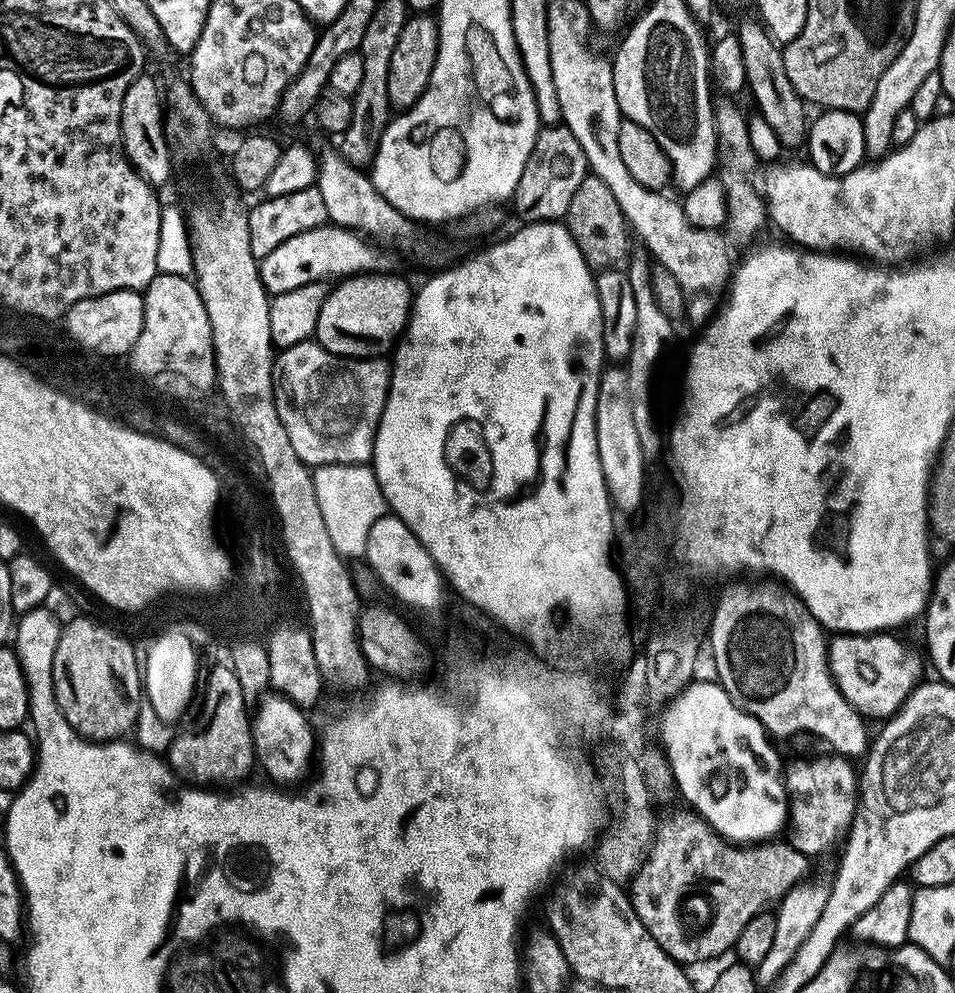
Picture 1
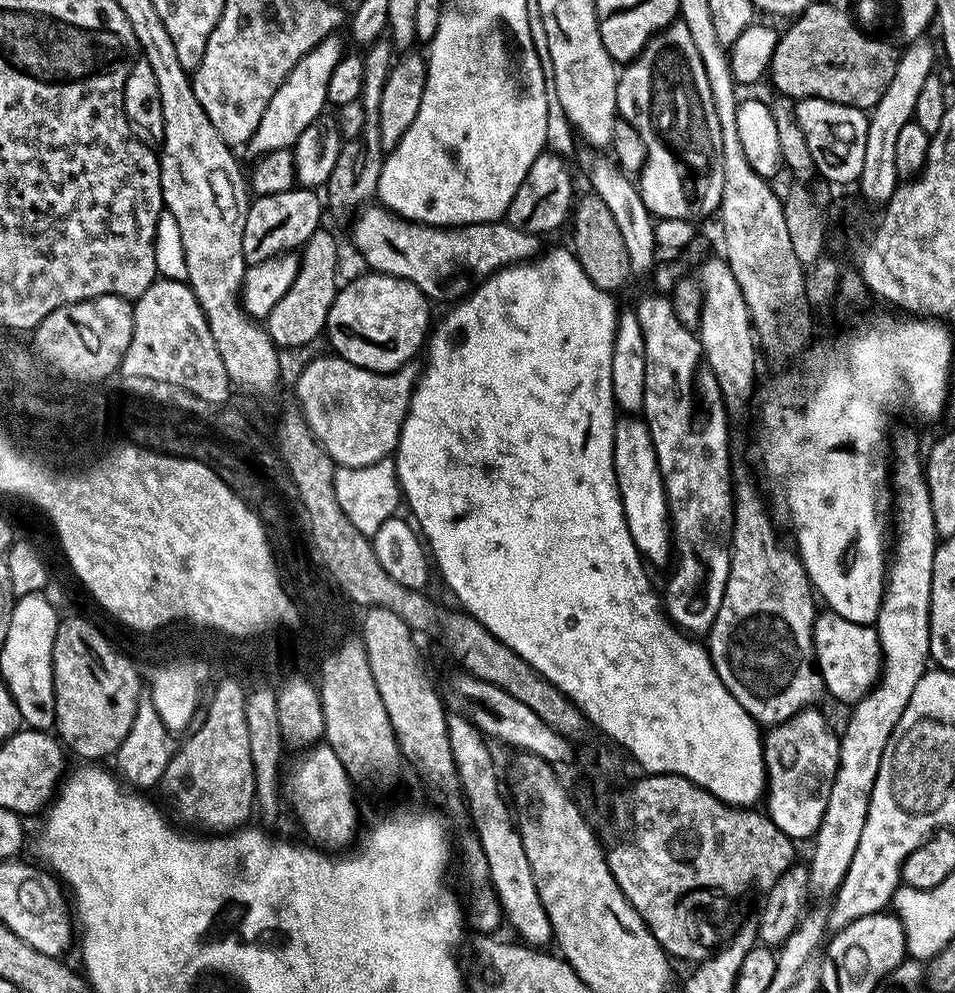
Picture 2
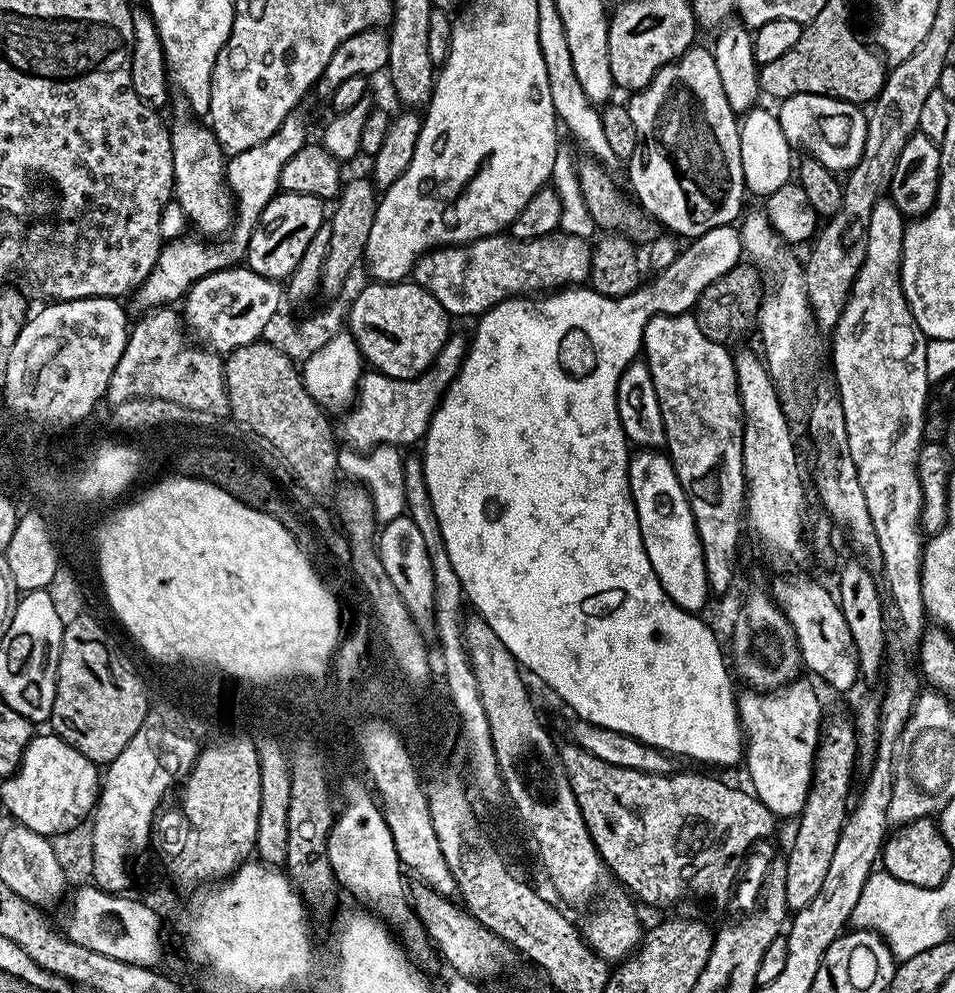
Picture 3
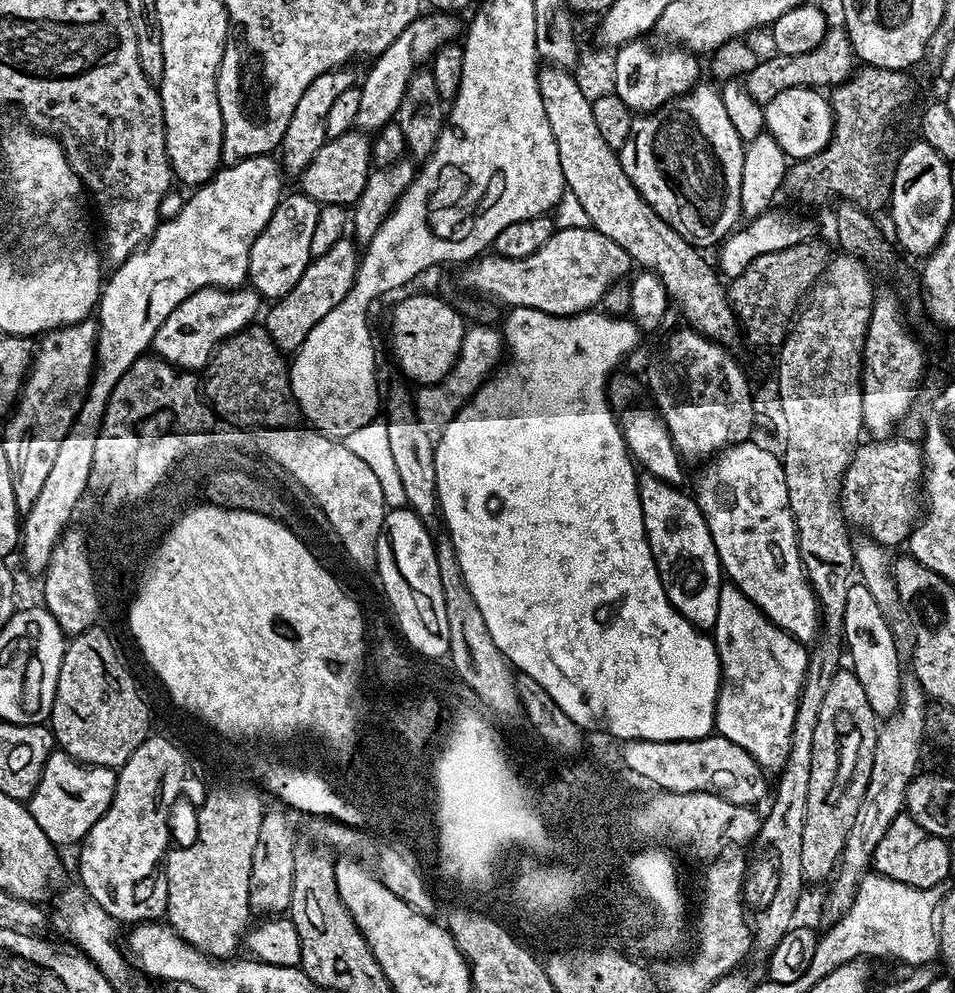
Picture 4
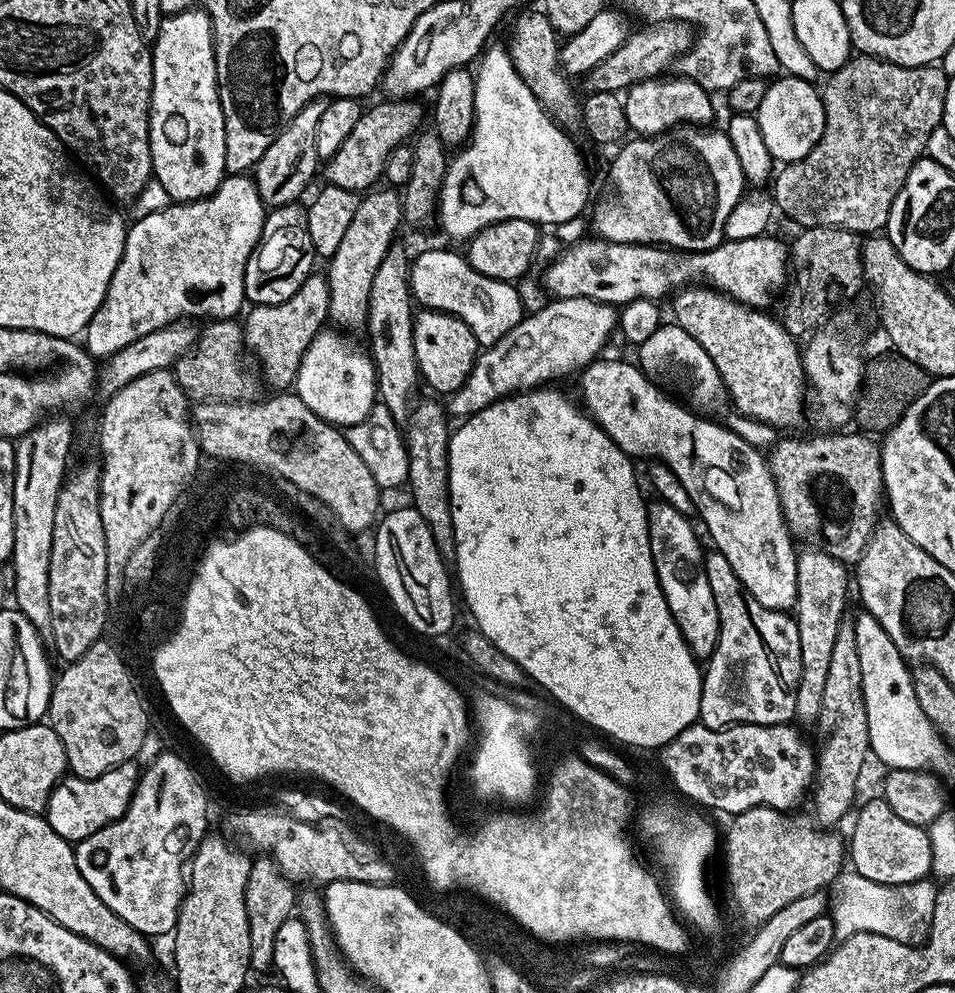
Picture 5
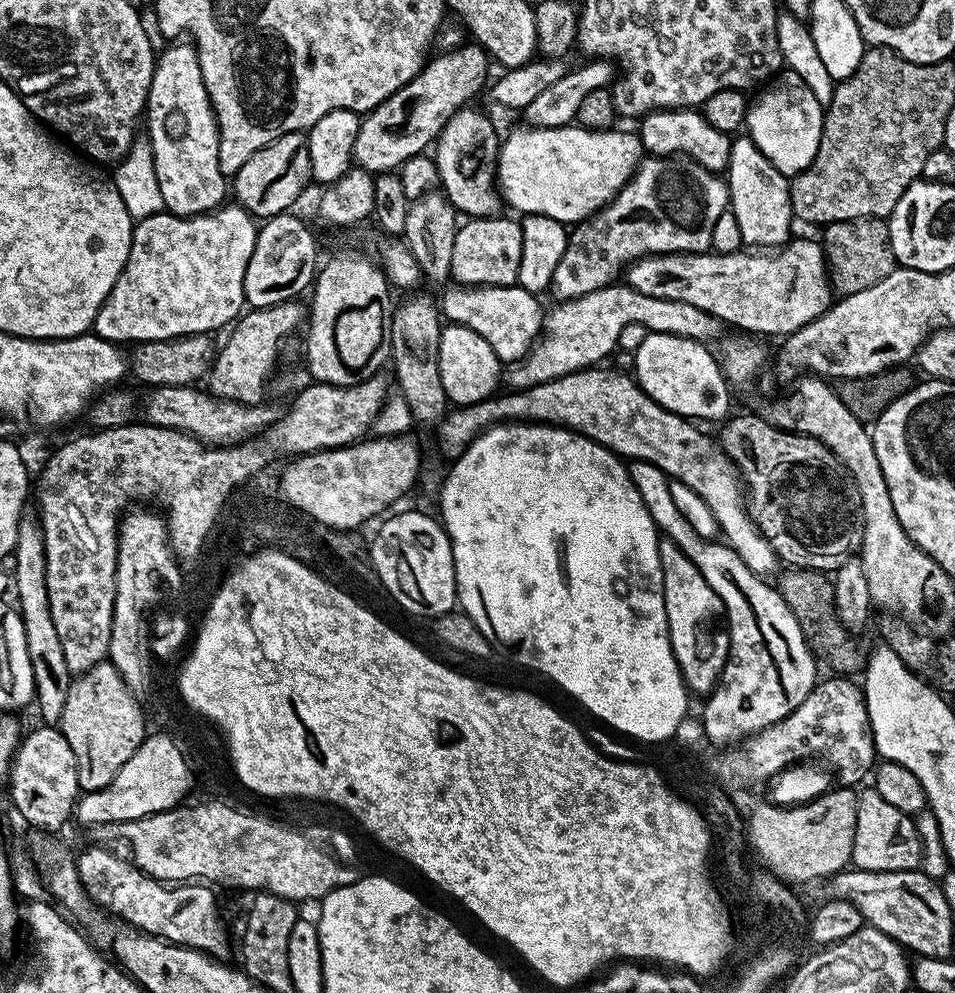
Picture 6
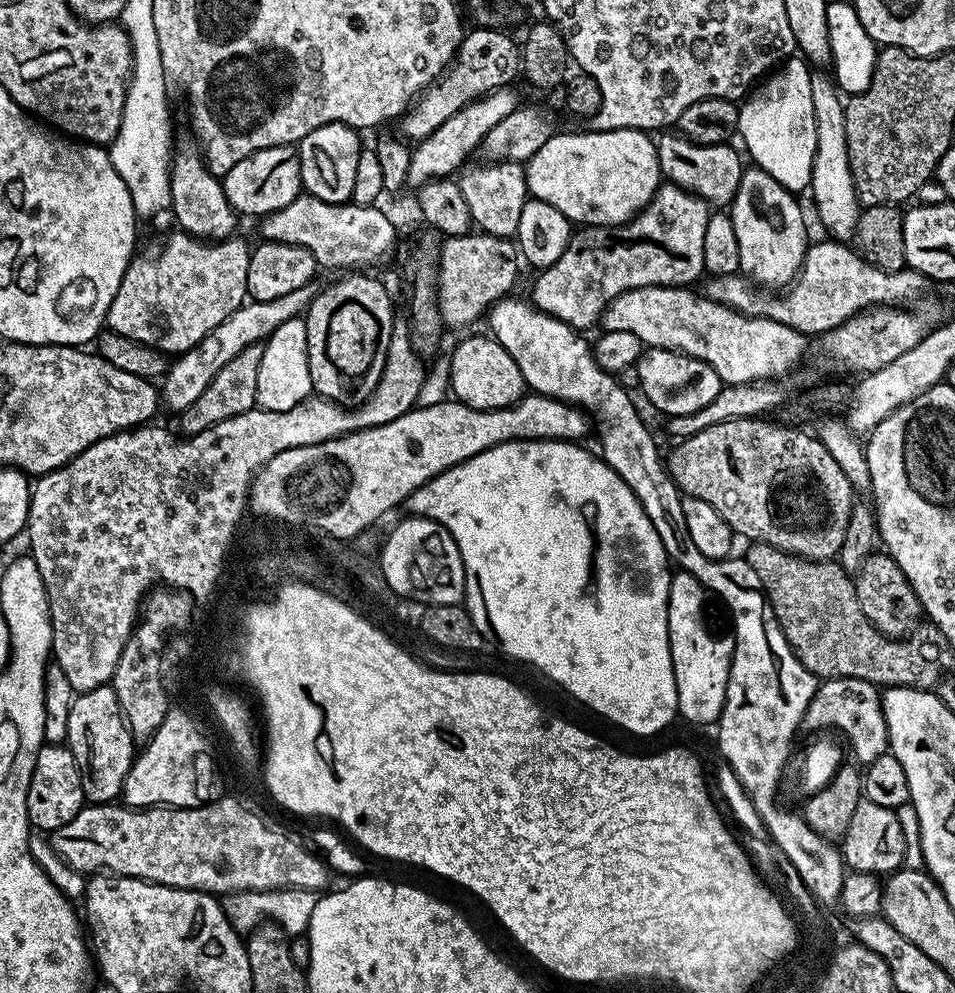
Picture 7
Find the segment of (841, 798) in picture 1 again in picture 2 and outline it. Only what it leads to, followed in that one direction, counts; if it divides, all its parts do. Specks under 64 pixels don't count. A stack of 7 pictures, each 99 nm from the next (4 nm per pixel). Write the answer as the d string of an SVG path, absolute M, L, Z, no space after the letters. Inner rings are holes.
M809 706L796 712L790 719L767 731L763 741L767 815L784 834L793 841L815 837L826 814L831 786L840 772L840 736L828 725L828 720L819 712L819 707Z

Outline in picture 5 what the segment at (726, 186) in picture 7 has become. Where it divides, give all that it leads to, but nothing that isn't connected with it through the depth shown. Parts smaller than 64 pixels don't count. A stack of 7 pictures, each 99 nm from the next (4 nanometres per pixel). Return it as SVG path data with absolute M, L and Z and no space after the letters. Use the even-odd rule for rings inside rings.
M664 79L641 80L623 93L626 122L637 137L663 136L669 128L677 127L681 122L688 126L711 125L713 97L709 92L692 80Z

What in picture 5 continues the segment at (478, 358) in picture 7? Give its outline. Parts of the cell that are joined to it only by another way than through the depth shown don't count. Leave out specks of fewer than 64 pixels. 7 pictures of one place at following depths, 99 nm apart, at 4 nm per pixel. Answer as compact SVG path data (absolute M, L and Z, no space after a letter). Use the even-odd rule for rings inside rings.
M420 310L415 313L412 324L413 350L423 383L445 394L459 390L470 375L478 355L476 339L466 322L445 312Z

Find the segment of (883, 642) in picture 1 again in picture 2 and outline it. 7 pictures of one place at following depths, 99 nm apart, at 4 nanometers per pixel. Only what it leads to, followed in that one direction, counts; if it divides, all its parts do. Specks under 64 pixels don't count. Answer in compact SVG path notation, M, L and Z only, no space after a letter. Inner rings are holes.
M824 610L816 617L812 624L812 649L816 651L816 667L820 673L821 680L827 695L832 695L834 699L841 700L845 706L851 706L856 701L861 700L868 693L868 689L874 687L880 679L880 639L875 627L863 628L860 624L855 624L855 619L839 616L835 610Z

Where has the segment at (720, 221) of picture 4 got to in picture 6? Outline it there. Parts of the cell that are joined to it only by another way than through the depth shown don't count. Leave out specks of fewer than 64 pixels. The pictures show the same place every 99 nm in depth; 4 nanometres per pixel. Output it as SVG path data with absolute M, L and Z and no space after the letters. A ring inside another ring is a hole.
M648 156L641 159L639 168L628 181L628 185L623 188L618 195L610 201L605 208L595 212L589 216L587 220L580 221L568 232L568 245L565 248L565 253L562 254L561 261L558 262L557 269L554 270L552 284L550 287L551 294L557 297L557 301L565 301L572 299L580 299L583 295L590 294L591 291L596 291L599 288L606 287L617 279L616 276L625 271L628 265L633 264L635 260L640 260L644 256L664 256L667 252L698 252L701 254L707 253L712 246L712 234L714 232L714 222L718 222L718 218L723 212L729 211L729 189L723 175L706 170L701 164L695 164L693 160L685 157L674 156Z

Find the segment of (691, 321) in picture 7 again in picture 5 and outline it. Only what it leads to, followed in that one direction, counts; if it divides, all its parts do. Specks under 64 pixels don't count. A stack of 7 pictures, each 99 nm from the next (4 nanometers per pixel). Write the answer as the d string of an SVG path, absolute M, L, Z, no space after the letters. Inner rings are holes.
M586 298L547 301L542 310L524 317L502 339L477 355L466 382L451 393L447 411L453 417L467 418L505 396L531 391L554 378L581 371L603 353L601 350L618 323L619 311L612 304Z

